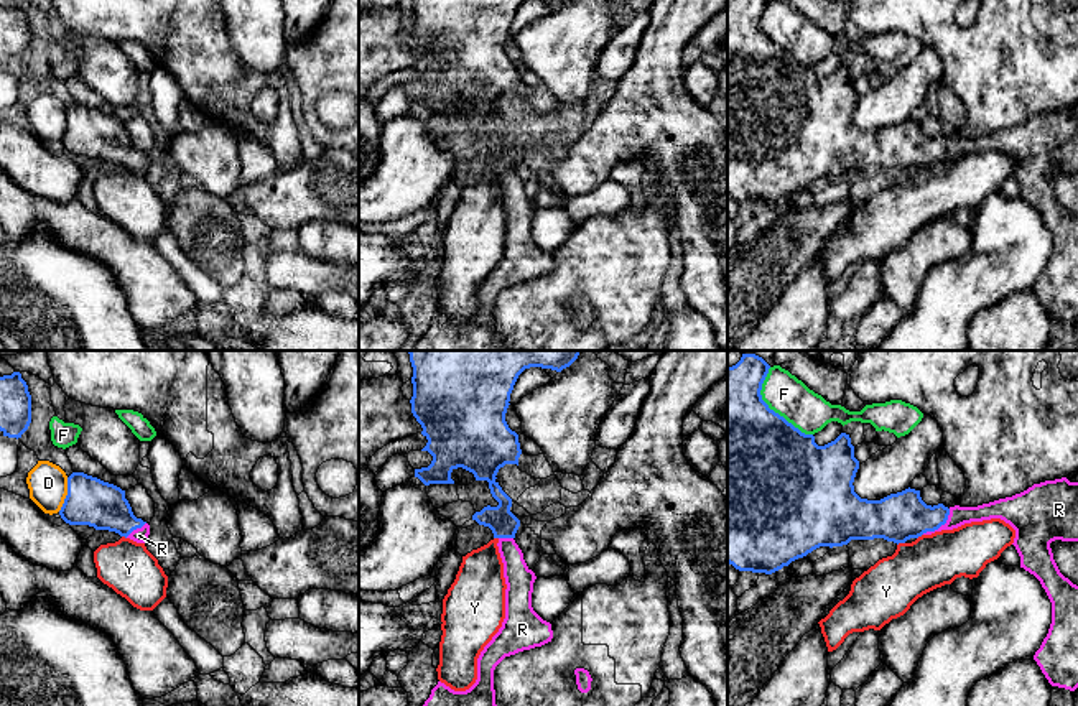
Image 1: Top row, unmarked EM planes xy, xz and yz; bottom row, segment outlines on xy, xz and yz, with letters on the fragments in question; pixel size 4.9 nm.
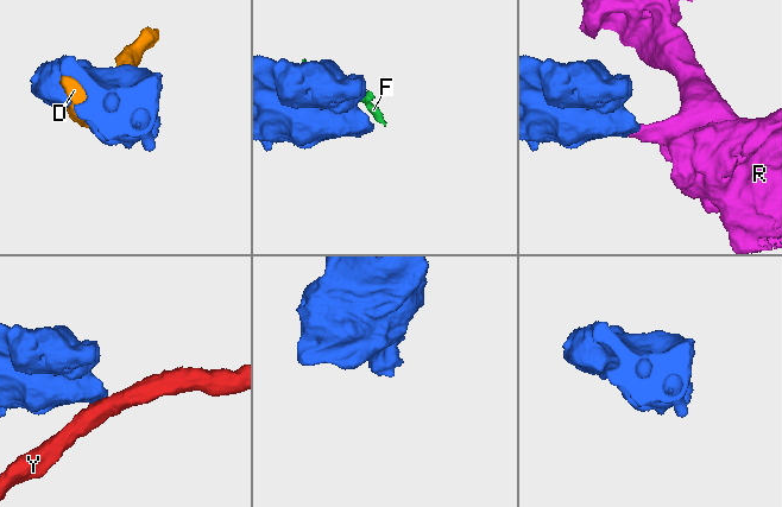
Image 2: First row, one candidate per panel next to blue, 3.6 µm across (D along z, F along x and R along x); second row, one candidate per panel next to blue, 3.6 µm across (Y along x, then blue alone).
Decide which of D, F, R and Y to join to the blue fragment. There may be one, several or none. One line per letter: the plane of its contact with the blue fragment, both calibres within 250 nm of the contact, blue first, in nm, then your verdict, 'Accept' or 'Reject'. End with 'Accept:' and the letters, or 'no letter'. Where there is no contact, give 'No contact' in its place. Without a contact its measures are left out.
D: Touches blue in xy. Thickness 240 nm (blue) against 190 nm. Reject
F: Touches blue in yz. Thickness 500 nm (blue) against 200 nm. Reject
R: Touches blue in yz. Thickness 240 nm (blue) against 100 nm. Accept
Y: Touches blue in yz. Thickness 240 nm (blue) against 280 nm. Reject
Accept: R

